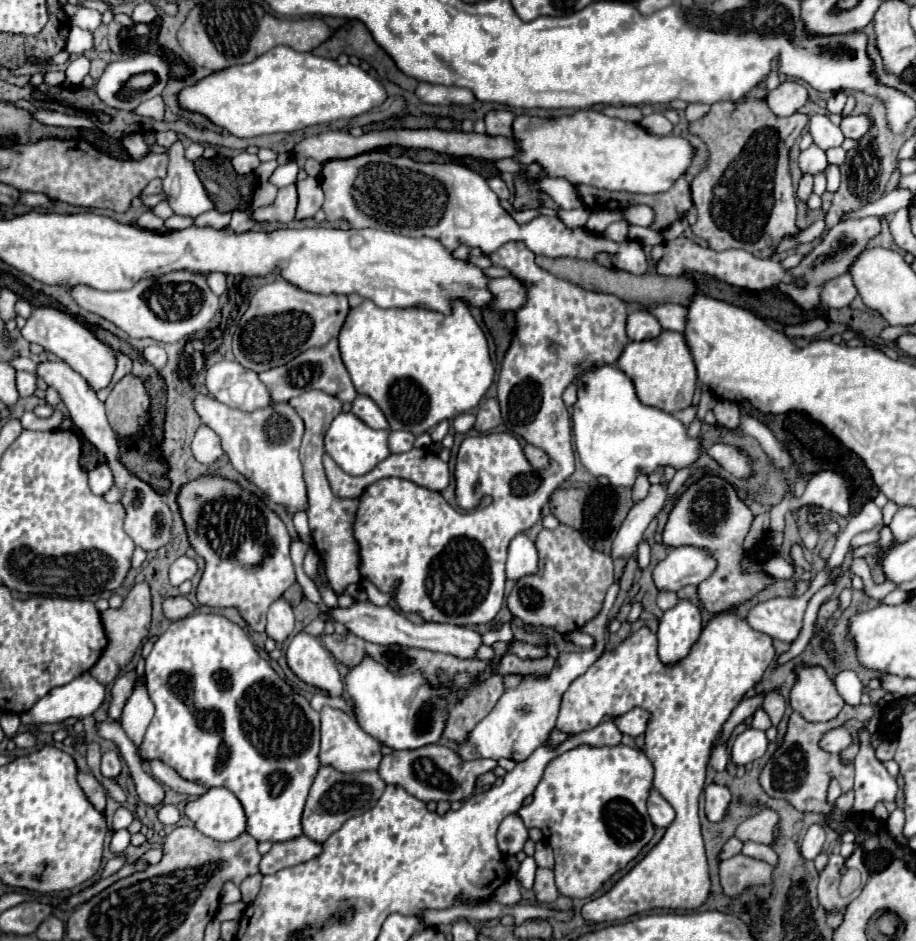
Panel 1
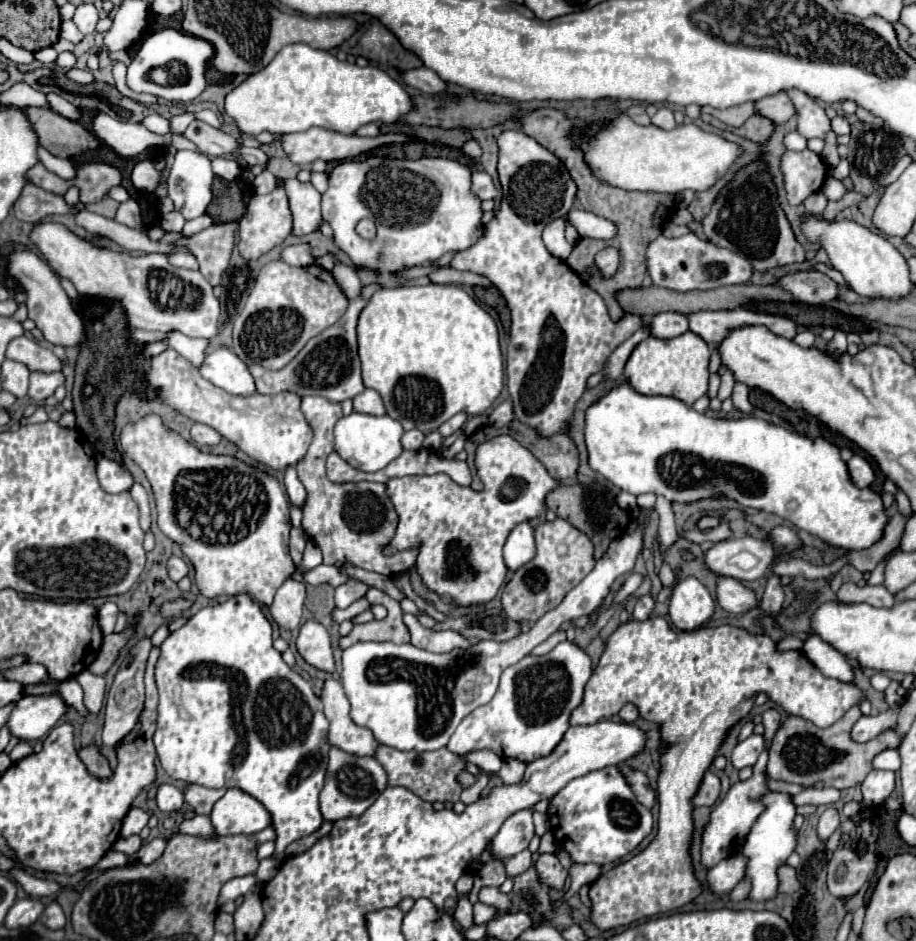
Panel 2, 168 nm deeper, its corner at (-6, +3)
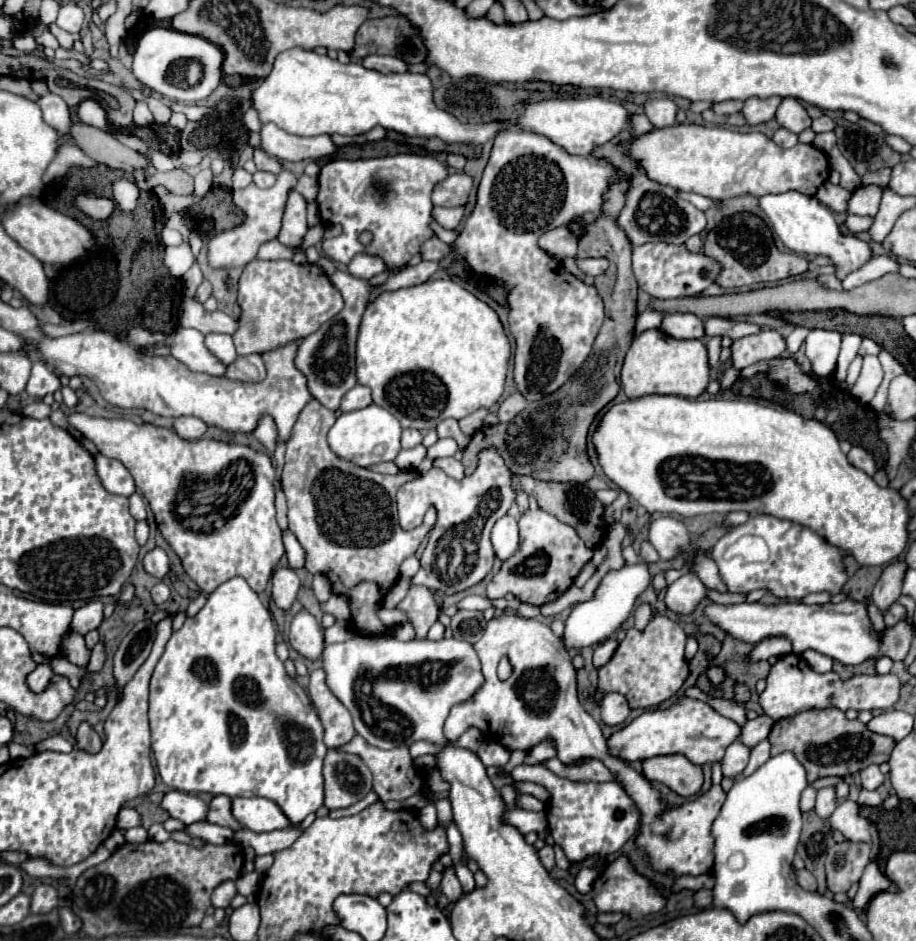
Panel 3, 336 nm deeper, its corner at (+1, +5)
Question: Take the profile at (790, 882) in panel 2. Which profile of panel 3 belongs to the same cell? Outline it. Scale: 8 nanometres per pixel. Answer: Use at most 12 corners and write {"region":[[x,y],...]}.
{"region":[[807,869],[797,871],[797,881],[807,891],[817,891],[817,879]]}

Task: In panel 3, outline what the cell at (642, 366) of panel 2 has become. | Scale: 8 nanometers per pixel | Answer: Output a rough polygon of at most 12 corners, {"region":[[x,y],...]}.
{"region":[[635,335],[621,371],[629,399],[699,397],[705,341]]}

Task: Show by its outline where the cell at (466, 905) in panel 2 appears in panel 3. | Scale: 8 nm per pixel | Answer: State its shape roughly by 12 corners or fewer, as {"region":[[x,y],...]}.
{"region":[[453,867],[443,871],[441,891],[449,901],[463,897]]}

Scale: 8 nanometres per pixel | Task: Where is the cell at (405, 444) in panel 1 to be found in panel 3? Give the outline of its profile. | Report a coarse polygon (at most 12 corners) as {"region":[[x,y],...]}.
{"region":[[403,429],[403,449],[419,445],[423,435],[417,429]]}

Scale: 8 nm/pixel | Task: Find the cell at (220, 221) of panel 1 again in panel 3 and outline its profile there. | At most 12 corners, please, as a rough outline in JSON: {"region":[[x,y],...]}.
{"region":[[189,245],[167,247],[163,265],[171,277],[183,277],[193,265]]}

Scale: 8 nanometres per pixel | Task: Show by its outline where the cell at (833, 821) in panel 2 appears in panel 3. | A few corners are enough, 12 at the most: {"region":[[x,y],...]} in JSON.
{"region":[[835,787],[817,791],[815,813],[829,819],[837,807]]}

